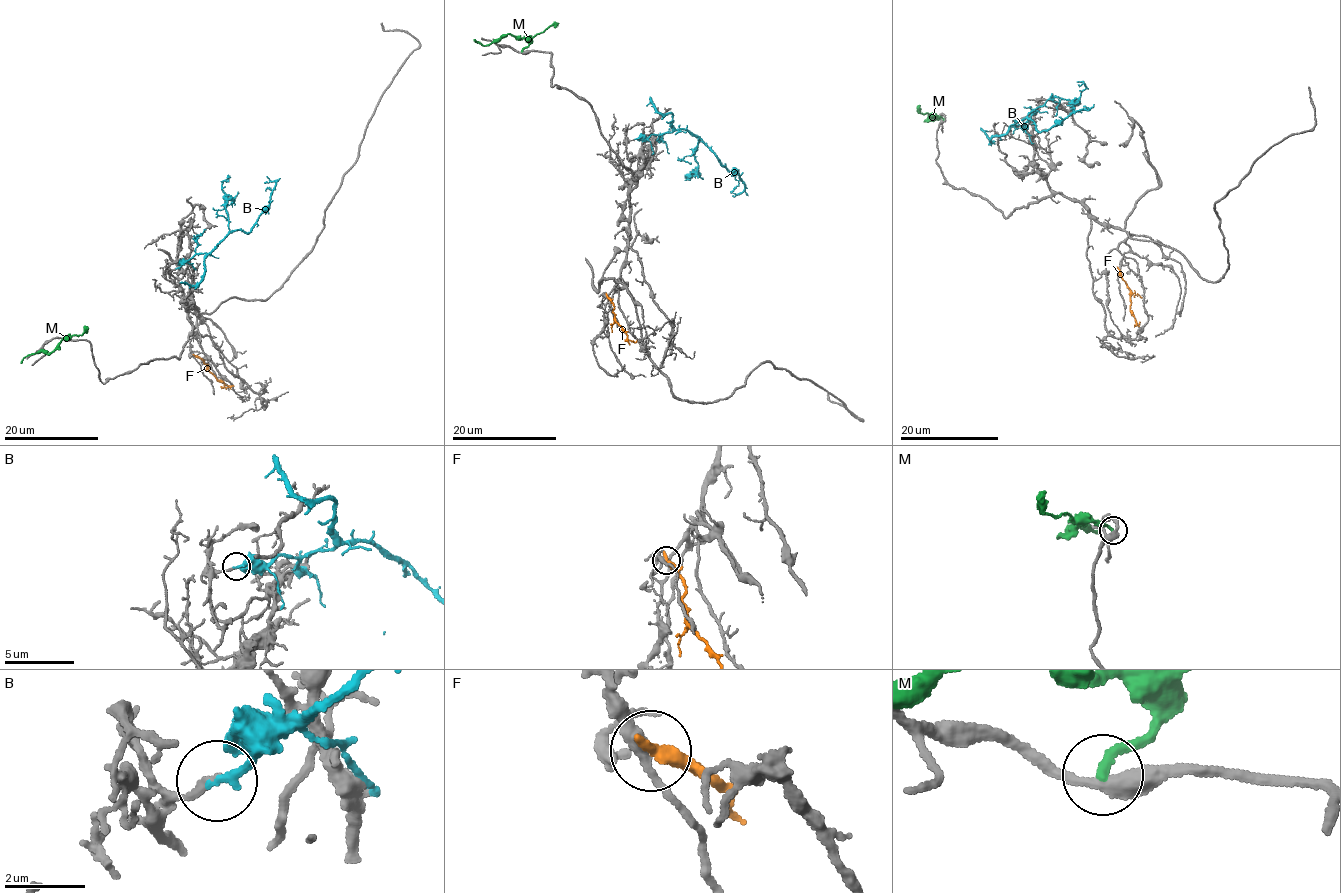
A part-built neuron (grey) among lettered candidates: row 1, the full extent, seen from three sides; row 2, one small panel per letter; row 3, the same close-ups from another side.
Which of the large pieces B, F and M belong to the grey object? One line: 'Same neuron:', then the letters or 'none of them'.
Same neuron: none of them

